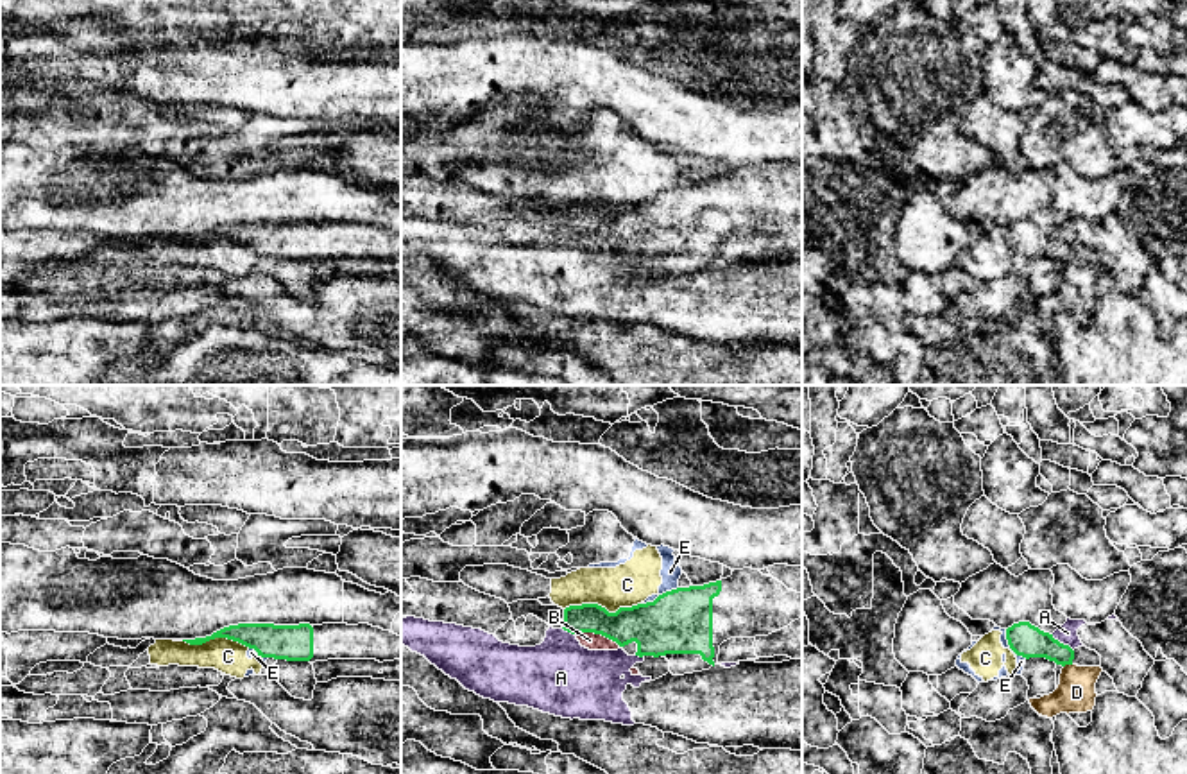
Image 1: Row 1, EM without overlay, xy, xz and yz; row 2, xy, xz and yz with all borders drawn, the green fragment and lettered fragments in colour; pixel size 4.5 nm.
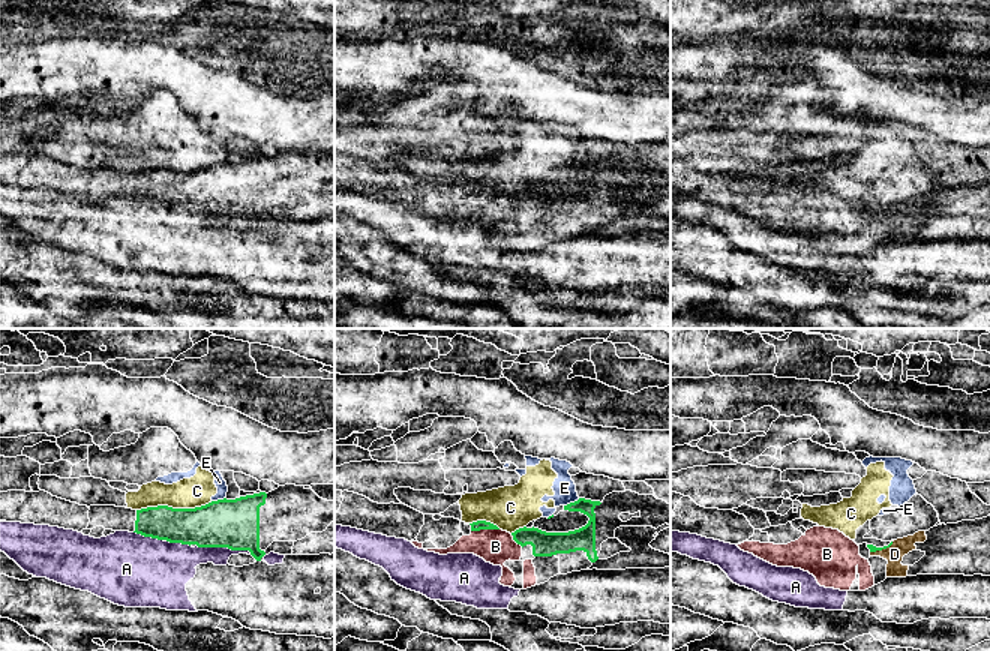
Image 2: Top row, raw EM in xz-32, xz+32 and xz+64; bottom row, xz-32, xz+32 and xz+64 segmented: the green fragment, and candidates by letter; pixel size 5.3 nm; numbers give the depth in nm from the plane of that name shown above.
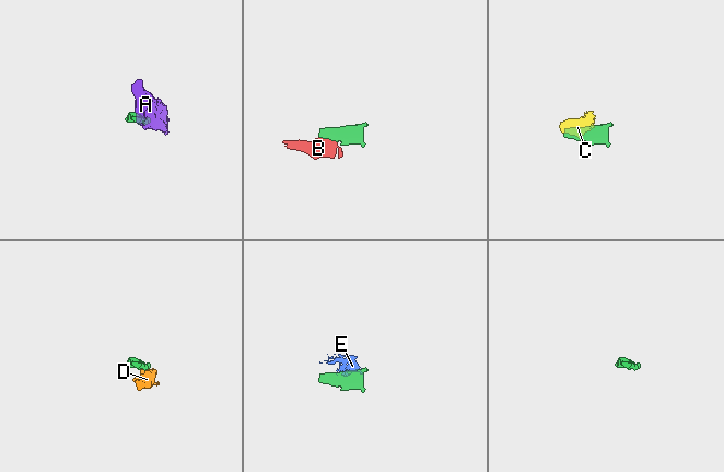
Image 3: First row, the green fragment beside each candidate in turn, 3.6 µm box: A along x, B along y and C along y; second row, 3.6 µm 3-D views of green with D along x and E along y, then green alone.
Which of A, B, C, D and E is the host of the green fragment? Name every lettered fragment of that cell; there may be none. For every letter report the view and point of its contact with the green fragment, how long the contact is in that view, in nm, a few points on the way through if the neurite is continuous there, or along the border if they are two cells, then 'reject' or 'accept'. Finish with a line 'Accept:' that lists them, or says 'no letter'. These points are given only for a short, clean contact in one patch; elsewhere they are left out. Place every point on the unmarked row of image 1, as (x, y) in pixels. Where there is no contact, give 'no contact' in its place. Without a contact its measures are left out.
A: yz (1062, 242) | 130 nm | reject
B: xz (598, 232) | 220 nm | across xz (652, 224), (623, 224), (598, 232), (589, 239) | accept
C: xz (602, 206) | 340 nm | along xz (640, 201), (614, 210), (597, 203), (570, 203), (564, 208) | reject
D: yz (1067, 262) | 40 nm | reject
E: xz (659, 194) | 190 nm | along xz (677, 185), (641, 203) | reject
Accept: B

